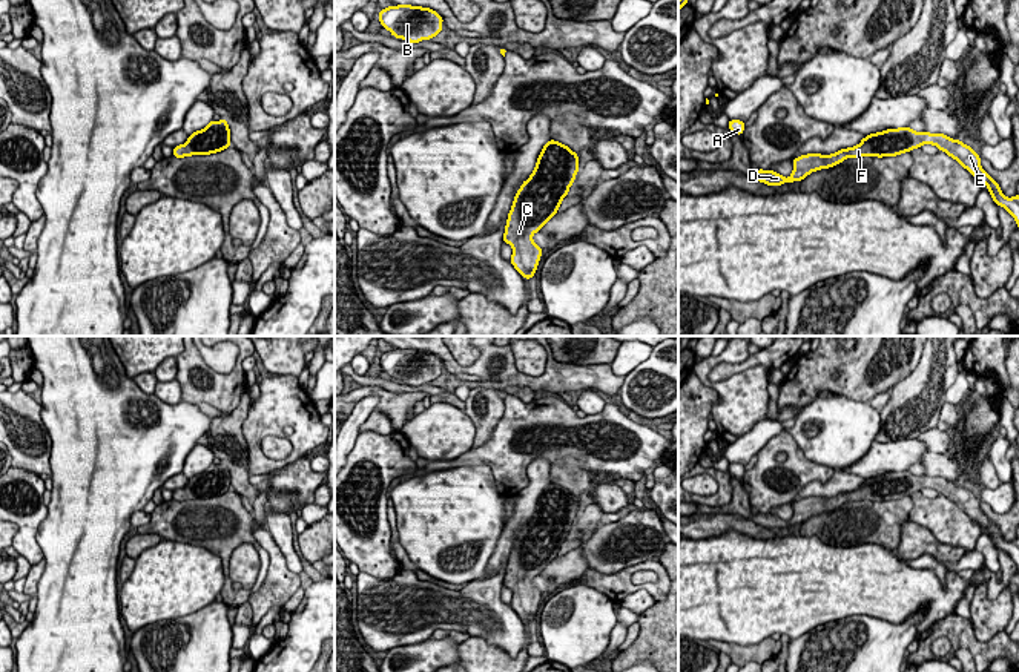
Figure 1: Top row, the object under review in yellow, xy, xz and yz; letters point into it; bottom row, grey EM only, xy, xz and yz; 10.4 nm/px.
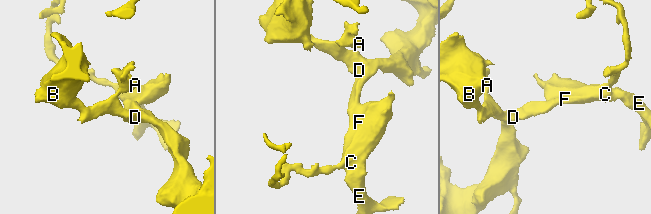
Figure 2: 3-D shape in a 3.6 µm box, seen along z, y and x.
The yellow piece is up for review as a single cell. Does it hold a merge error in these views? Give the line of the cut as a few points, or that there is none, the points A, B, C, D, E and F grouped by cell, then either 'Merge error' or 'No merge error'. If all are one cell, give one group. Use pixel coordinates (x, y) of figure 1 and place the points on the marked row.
No split. Groups: A B C D E F. No merge error

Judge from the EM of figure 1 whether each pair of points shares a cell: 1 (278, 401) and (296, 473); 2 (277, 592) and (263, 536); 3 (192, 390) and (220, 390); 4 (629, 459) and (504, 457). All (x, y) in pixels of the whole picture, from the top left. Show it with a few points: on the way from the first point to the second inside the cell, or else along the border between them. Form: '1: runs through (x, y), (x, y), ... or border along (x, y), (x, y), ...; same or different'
1: border along (306, 454), (267, 473); different
2: runs through (277, 579), (277, 556), (272, 550); same
3: runs through (198, 390), (214, 390); same
4: runs through (599, 456), (582, 448), (534, 453); same

